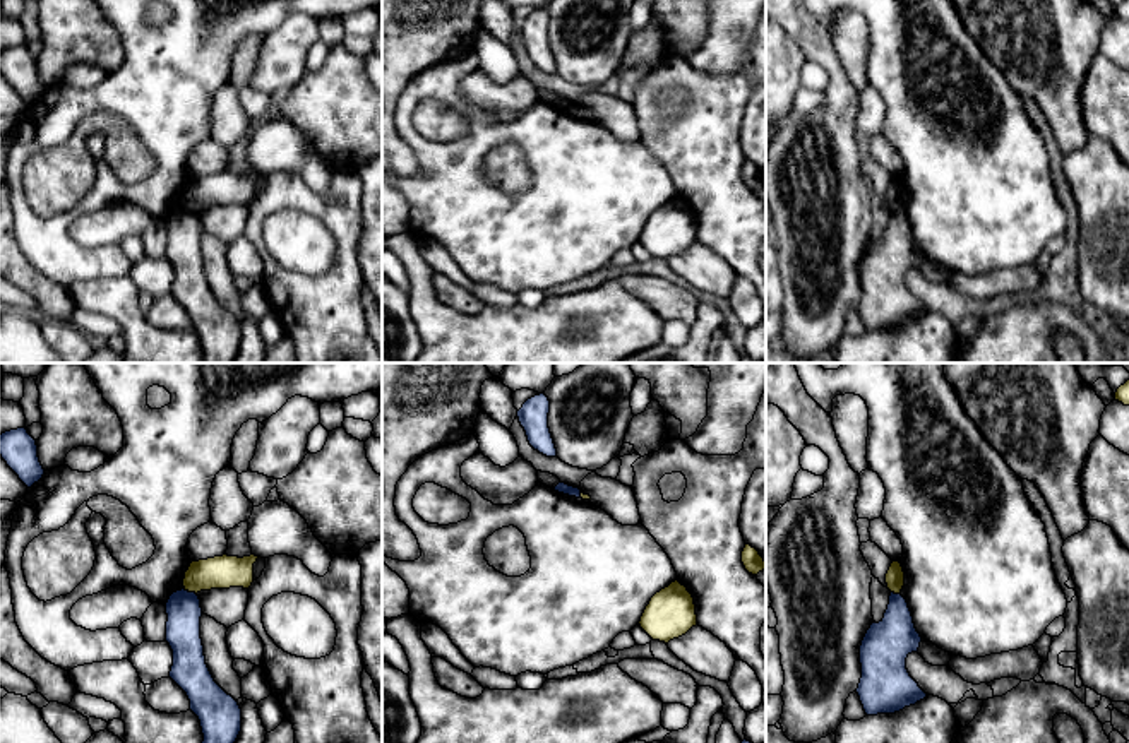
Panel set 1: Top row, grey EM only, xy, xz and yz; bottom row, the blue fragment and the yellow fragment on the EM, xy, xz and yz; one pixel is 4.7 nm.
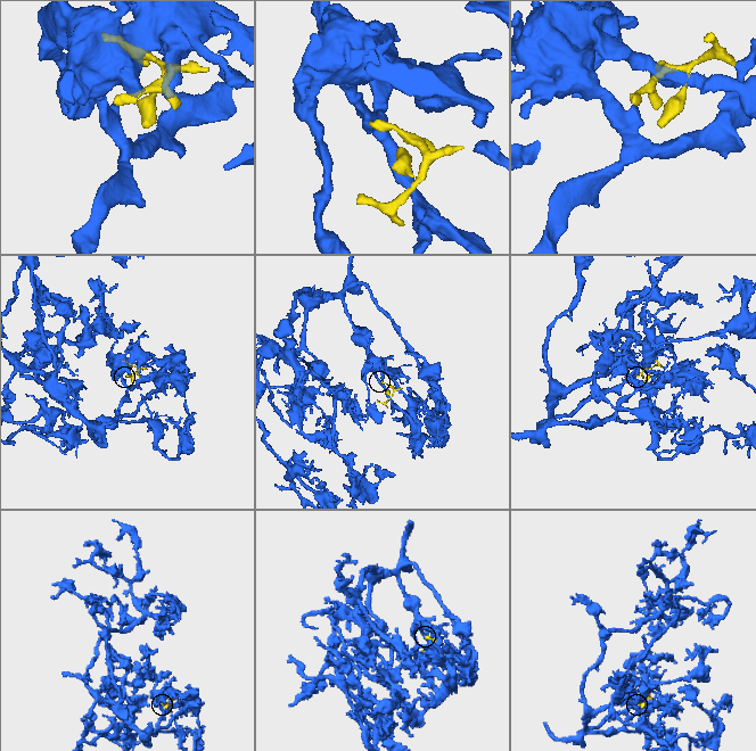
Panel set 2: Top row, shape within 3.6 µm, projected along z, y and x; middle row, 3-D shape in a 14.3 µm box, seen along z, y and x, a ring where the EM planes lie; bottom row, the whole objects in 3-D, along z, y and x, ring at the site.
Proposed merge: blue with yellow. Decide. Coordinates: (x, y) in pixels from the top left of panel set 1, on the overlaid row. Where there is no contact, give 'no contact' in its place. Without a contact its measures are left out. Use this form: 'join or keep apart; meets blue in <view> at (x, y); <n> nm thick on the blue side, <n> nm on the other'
keep apart; meets blue in xy at (191, 593); 160 nm thick on the blue side, 160 nm on the other

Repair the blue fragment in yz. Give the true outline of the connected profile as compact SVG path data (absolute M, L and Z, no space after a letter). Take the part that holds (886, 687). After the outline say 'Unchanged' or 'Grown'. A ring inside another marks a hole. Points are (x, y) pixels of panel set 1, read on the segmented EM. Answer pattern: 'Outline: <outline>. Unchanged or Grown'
Outline: M891 592L884 618L870 625L860 645L862 678L857 693L867 716L894 714L927 697L906 669L906 657L918 652L920 642L906 599Z. Unchanged

